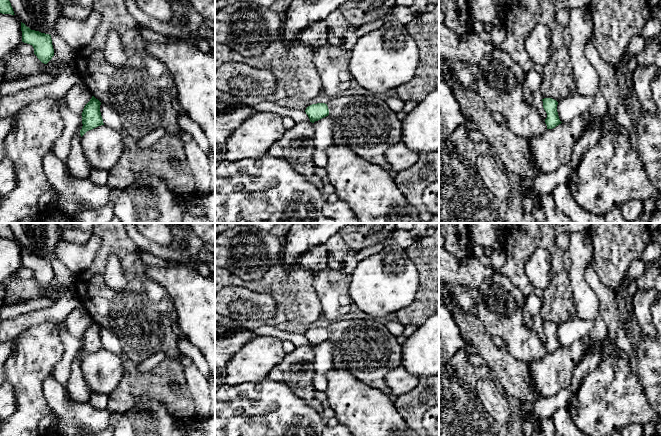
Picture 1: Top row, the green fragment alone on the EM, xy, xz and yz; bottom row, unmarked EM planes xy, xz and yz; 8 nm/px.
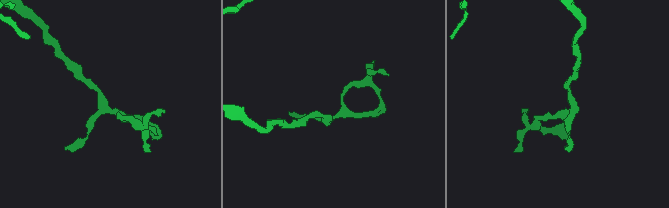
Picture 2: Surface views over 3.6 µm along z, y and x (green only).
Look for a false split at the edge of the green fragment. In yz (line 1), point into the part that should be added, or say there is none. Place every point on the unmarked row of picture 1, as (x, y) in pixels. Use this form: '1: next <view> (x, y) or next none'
1: next none

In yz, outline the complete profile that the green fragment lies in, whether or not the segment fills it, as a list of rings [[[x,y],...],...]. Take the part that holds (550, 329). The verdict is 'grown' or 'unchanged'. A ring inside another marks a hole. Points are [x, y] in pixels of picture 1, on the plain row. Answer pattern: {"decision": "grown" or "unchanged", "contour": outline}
{"decision": "unchanged", "contour": [[[544,322],[542,325],[543,332],[547,337],[547,342],[545,343],[547,353],[553,353],[562,347],[557,336],[558,326],[552,322]]]}

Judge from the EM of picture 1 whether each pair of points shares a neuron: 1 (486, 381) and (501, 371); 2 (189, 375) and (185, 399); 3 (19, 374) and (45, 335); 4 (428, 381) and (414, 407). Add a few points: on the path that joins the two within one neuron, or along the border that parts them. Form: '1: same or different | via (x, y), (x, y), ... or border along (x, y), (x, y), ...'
1: different | border along (491, 370), (494, 375)
2: different | border along (187, 391), (193, 401), (196, 413)
3: same | via (29, 364), (40, 345)
4: same | via (421, 387), (414, 394), (414, 400)

